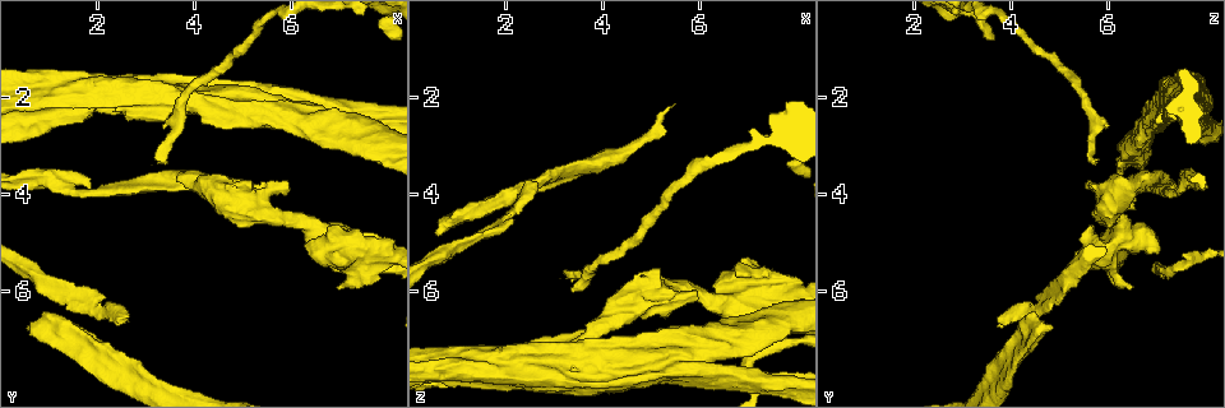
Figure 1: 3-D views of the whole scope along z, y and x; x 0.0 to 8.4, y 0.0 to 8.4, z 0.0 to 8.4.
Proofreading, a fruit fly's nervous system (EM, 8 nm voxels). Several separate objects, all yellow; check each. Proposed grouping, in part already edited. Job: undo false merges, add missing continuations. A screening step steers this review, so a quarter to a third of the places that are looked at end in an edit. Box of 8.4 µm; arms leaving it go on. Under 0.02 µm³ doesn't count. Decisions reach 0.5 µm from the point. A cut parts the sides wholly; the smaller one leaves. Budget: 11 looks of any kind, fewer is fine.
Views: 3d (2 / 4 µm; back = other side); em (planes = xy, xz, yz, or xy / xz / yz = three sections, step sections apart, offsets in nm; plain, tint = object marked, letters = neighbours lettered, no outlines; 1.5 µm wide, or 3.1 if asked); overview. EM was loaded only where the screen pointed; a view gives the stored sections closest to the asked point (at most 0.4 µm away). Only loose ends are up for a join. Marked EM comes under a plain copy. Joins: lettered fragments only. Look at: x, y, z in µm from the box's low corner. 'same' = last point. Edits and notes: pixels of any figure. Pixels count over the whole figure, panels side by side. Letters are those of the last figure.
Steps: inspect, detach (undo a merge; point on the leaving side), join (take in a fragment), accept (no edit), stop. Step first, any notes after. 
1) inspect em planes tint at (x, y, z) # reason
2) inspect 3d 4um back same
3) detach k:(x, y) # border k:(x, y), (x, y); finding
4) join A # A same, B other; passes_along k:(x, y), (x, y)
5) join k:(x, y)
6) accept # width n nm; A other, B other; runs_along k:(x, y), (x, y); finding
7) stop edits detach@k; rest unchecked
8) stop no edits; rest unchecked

inspect em xy step 4 letters at (5.95, 3.75, 6.00) # an open end

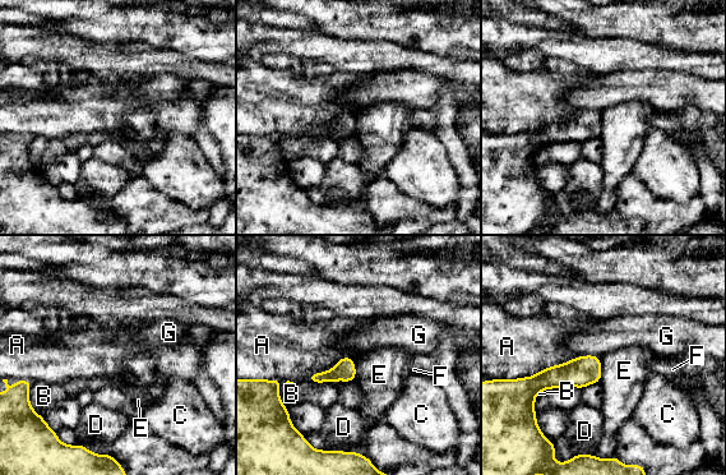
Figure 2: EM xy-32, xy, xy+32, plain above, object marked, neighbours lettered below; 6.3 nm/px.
inspect em planes letters same # cut it another way

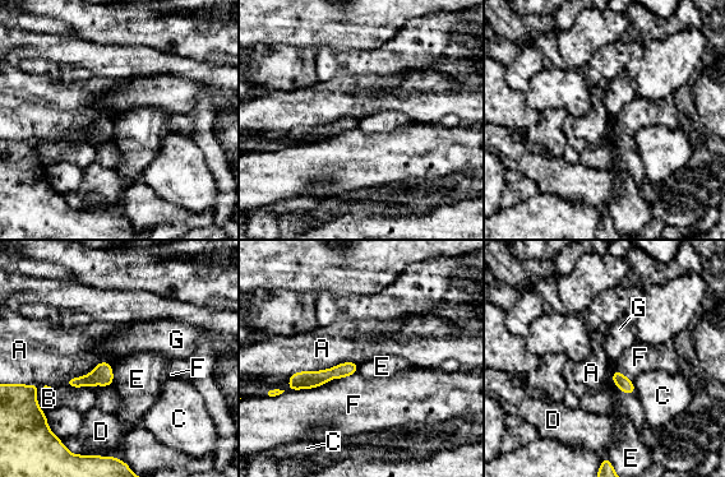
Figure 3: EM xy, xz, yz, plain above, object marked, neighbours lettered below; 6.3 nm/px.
accept # longest_contact A 440 nm; A other, B other, C other, D other, E other, F other, G other; no lettered fragment goes on from it

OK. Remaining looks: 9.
inspect em planes letters at (2.60, 6.50, 3.75) # branch stops here

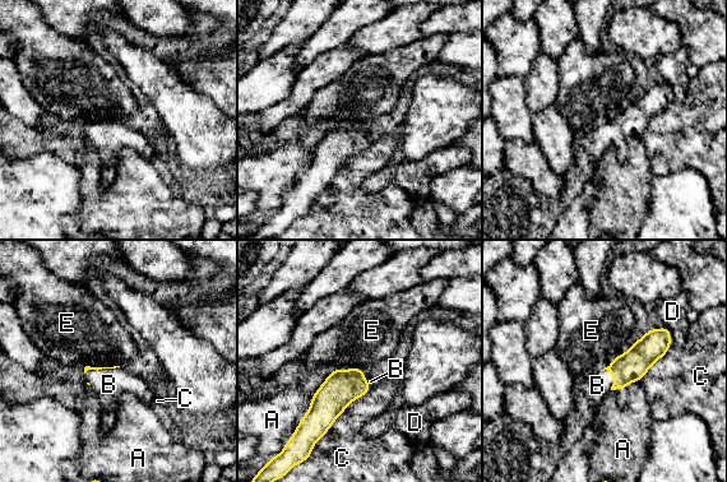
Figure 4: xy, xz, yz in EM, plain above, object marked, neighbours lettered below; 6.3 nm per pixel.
join B # A other, B same, C other, D other, E other; the cell continues

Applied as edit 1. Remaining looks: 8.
inspect em yz step 4 letters at (0.60, 6.75, 4.80) # an open end

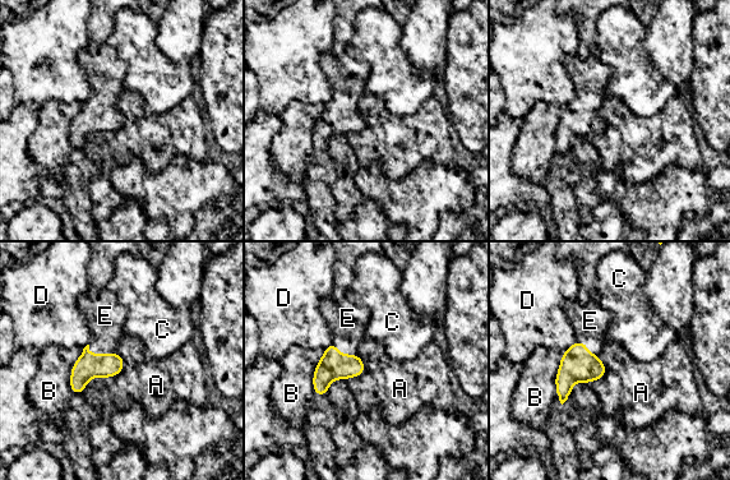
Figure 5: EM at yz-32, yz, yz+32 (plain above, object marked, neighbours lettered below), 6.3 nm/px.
join E # A other, B other, C other, D other, E same; passes_along 5:(88, 365), (98, 354), (105, 315); the cell continues

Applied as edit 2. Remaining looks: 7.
inspect overview

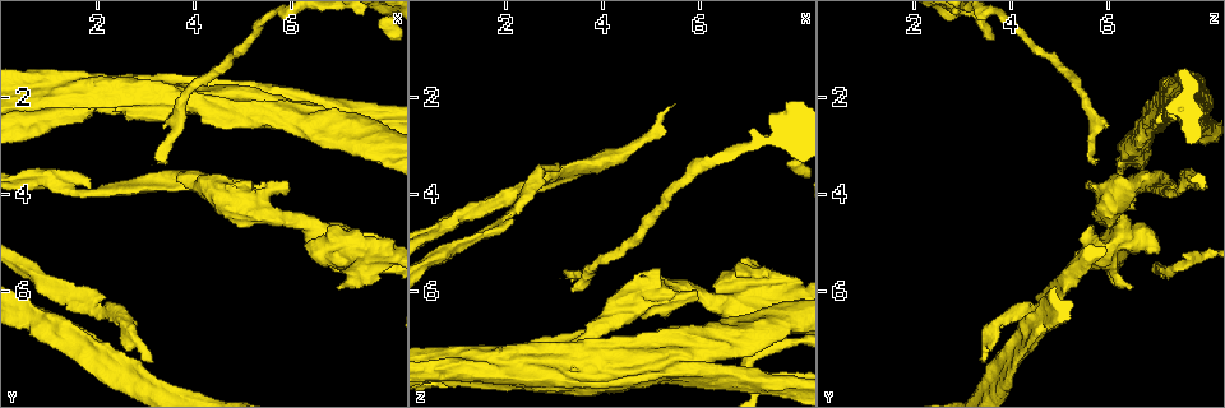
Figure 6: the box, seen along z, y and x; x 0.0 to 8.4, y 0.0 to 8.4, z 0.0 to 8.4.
inspect em planes letters at (1.45, 3.90, 7.50) # a narrow waist

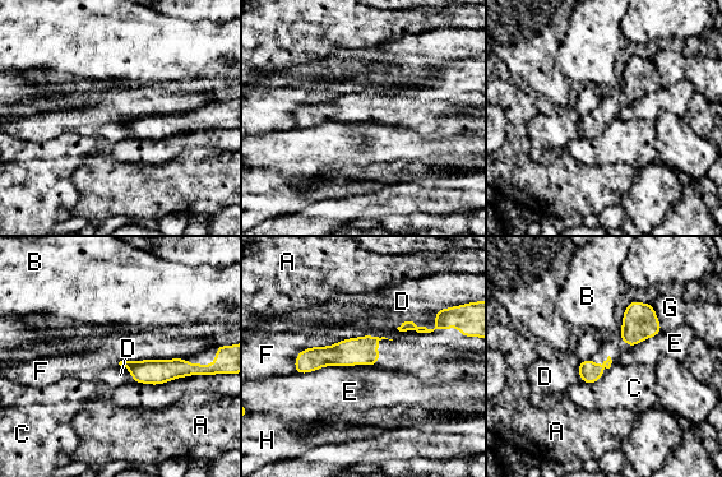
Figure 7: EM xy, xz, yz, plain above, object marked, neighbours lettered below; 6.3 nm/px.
accept # width 110 nm; longest_contact C 440 nm; A other, B other, C other, D other, E other, F other, G other, H other; continuous, no second cell

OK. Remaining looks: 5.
stop edits join@4, join@5; rest unchecked

